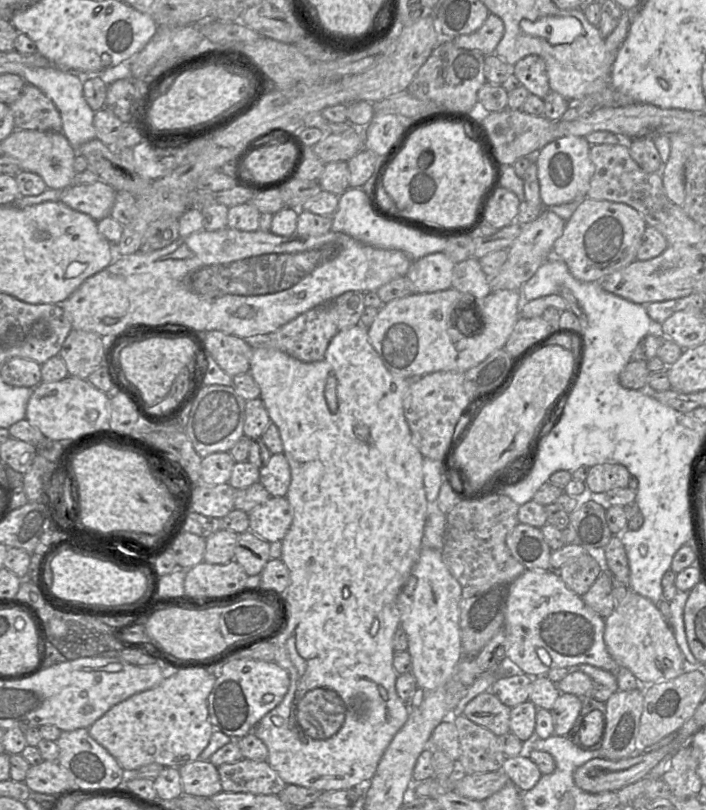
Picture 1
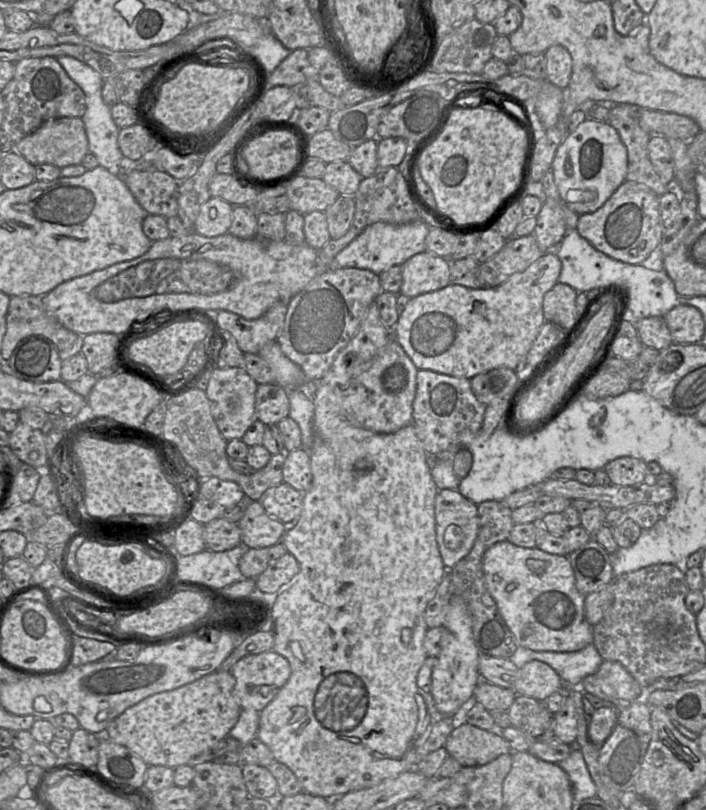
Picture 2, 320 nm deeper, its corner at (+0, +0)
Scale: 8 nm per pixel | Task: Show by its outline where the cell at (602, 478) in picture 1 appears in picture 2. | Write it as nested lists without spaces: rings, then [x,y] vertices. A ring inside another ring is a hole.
[[[632,457],[617,458],[606,464],[603,469],[611,484],[617,486],[633,486],[655,477],[649,474],[647,463]]]

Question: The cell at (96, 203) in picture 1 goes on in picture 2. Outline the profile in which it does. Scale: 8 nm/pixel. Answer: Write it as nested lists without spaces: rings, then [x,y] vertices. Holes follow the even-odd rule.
[[[130,171],[129,173],[117,176],[121,177],[136,201],[148,215],[163,216],[165,218],[177,216],[179,182],[165,171]]]

